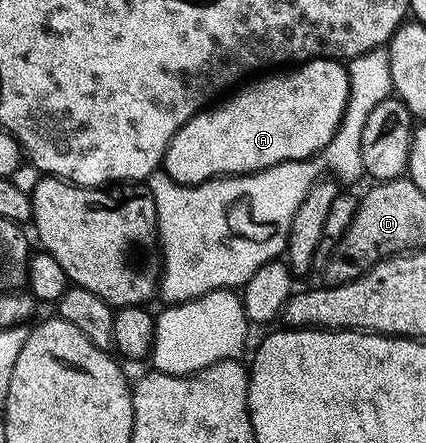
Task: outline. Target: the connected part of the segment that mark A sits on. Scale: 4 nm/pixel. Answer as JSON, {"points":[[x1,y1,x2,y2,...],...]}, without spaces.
{"points":[[308,60,289,70,259,75,218,102,223,104,215,103,190,119,171,138,164,170,177,184,203,184,217,176,246,176,250,172,259,172,280,162,309,160,319,155,336,134,342,115,346,113,349,97,350,74,347,65,341,60]]}

